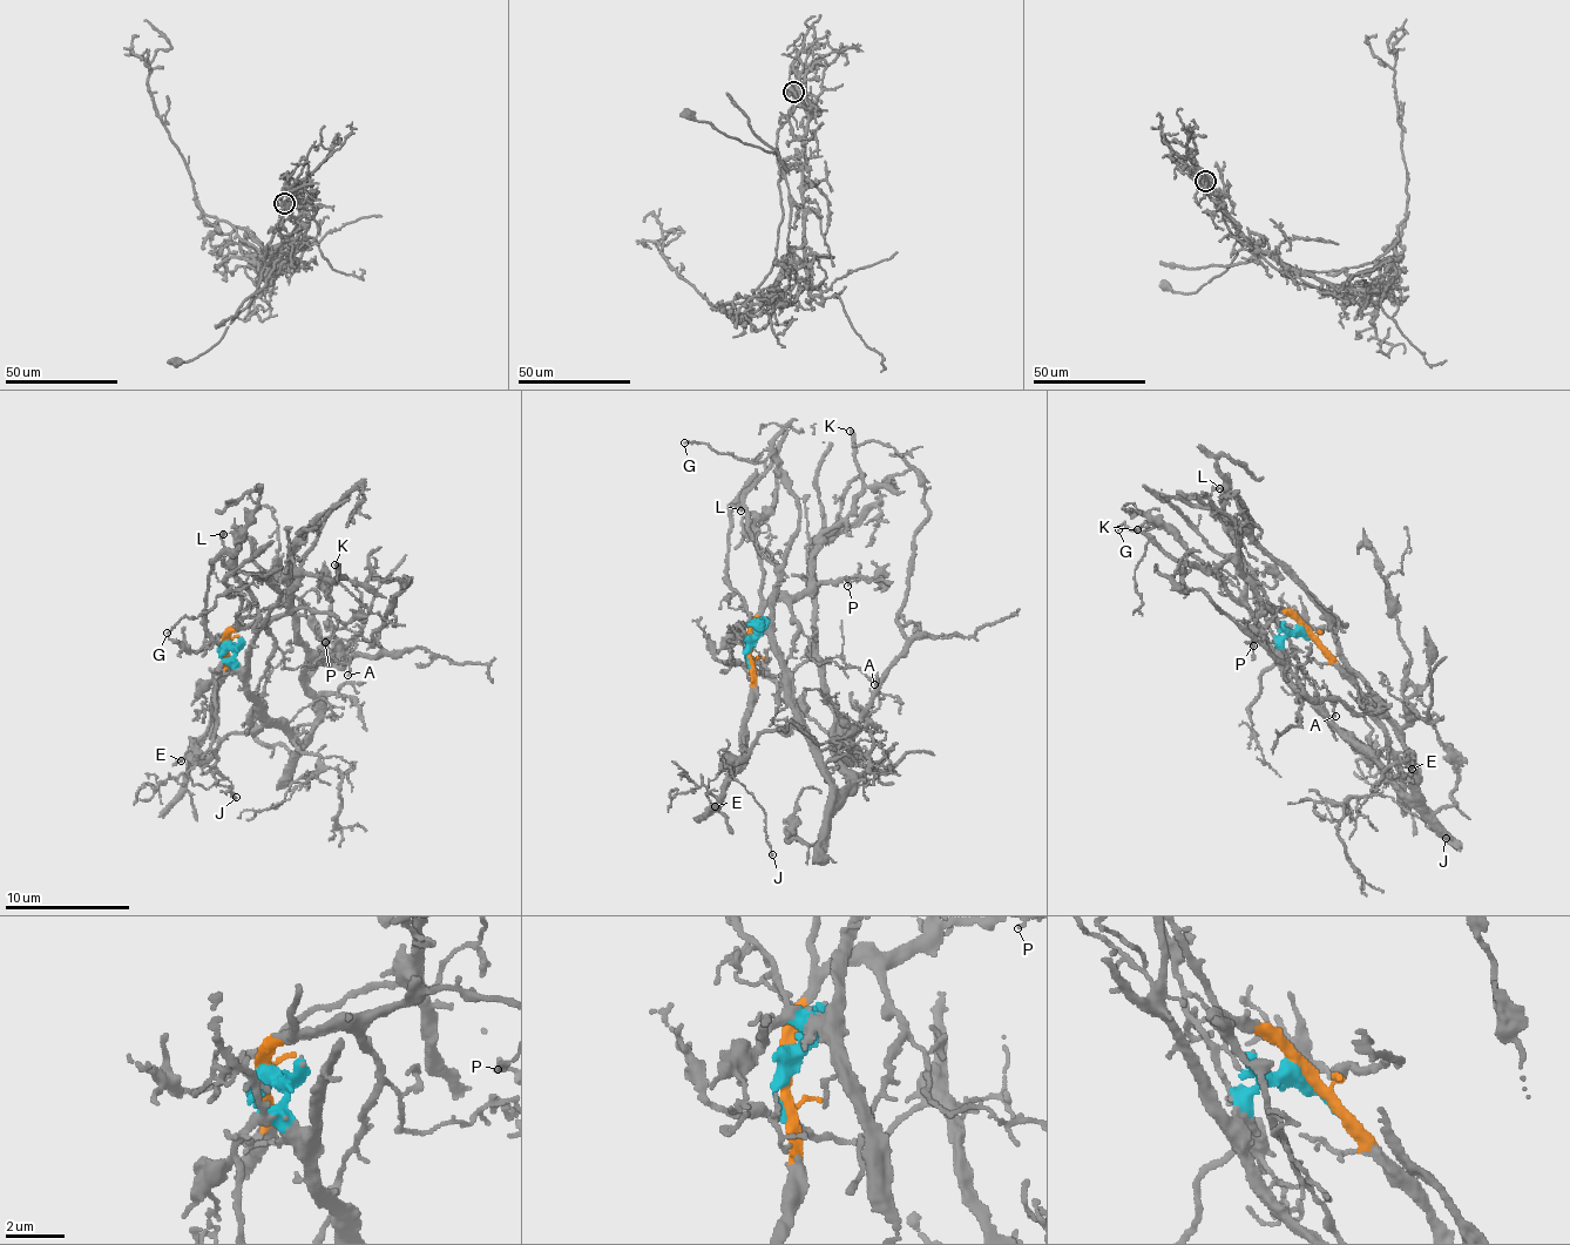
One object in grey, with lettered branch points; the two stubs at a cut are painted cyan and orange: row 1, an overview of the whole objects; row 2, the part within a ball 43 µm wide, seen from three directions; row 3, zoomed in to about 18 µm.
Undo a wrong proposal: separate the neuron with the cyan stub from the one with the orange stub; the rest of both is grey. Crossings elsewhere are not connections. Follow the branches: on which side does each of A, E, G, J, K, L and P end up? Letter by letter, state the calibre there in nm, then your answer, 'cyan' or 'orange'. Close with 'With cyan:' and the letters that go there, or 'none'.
A: 70 nm thick; orange
E: 100 nm thick; cyan
G: 120 nm thick; cyan
J: 100 nm thick; cyan
K: 220 nm thick; orange
L: 140 nm thick; cyan
P: 120 nm thick; orange
With cyan: E, G, J, L

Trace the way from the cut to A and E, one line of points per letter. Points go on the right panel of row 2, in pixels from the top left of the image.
A: (1307, 634), (1294, 620), (1273, 607), (1271, 613), (1310, 676), (1326, 688), (1335, 716)
E: (1307, 634), (1288, 634), (1283, 641), (1283, 672), (1333, 726), (1345, 731), (1372, 758), (1372, 755), (1412, 770)

